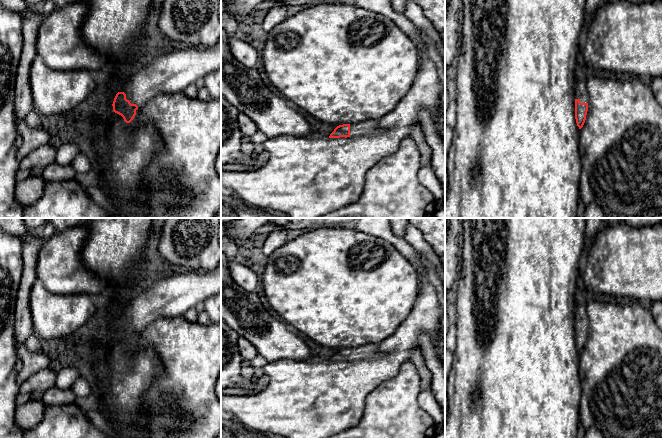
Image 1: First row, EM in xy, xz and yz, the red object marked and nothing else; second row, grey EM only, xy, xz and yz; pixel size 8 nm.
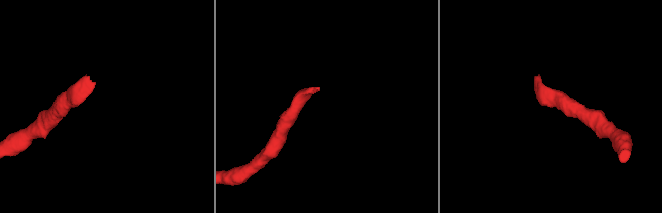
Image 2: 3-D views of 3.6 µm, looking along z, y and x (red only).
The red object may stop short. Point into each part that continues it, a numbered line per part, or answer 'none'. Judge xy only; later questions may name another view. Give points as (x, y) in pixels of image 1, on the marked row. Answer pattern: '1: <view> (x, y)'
1: xy (173, 72)

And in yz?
1: yz (580, 89)

